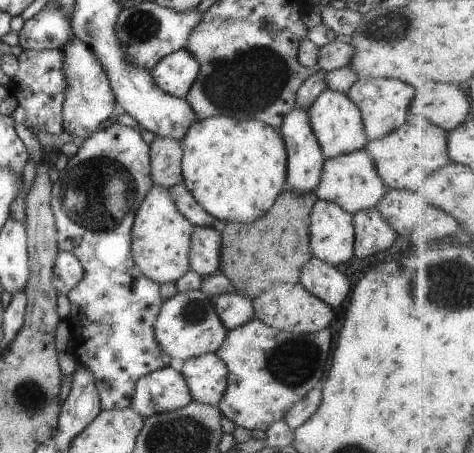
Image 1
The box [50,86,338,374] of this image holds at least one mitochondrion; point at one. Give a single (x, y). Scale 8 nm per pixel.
(98, 193)

